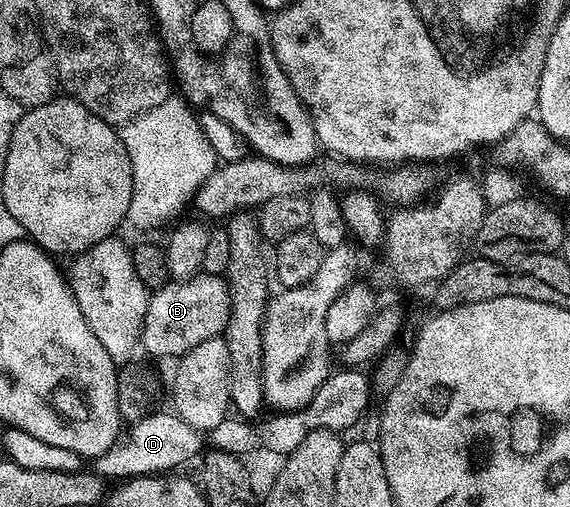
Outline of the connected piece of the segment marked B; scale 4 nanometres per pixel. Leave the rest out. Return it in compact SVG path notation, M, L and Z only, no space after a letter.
M199 272L192 278L171 280L151 293L140 346L154 358L177 360L196 344L225 335L229 319L230 296L225 277Z

